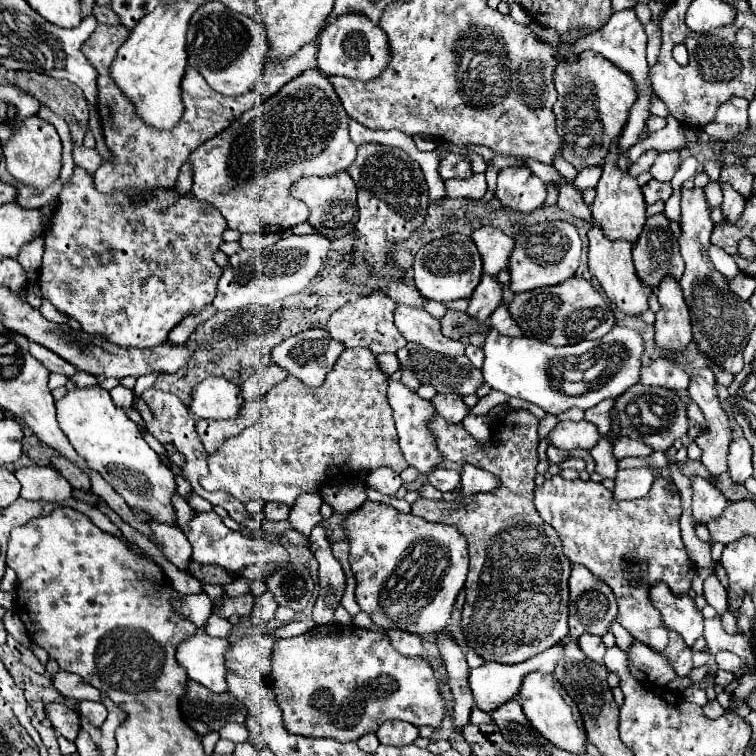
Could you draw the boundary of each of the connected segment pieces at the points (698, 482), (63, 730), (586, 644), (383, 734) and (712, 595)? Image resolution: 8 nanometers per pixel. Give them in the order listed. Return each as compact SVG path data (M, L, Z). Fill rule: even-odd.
M692 477L692 515L698 523L708 523L708 519L716 519L720 511L728 505L724 495L716 491L708 481L700 477Z
M50 703L46 713L48 713L48 719L52 721L52 727L62 737L66 737L68 741L76 739L76 735L80 731L80 715L74 709L70 709L62 703Z
M584 633L584 635L578 639L578 643L580 643L580 649L582 649L592 661L602 663L602 657L604 657L606 647L604 647L604 643L602 643L602 639L600 639L598 635Z
M386 721L378 727L376 737L380 739L382 745L404 747L404 745L414 743L414 739L418 737L418 727L406 721Z
M710 575L704 581L704 597L706 597L708 605L712 605L720 617L724 615L724 611L726 611L726 589L720 585L716 575Z

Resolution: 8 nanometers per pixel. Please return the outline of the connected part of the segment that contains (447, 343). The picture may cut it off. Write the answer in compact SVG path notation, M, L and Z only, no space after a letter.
M398 305L396 327L400 329L400 333L404 335L406 341L418 343L430 351L450 355L450 357L464 355L466 345L460 339L450 339L450 337L442 335L440 321L424 309Z

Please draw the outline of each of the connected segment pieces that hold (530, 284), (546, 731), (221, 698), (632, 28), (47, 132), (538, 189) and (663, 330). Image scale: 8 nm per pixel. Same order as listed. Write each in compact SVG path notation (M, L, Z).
M550 221L550 223L538 223L526 227L514 243L514 251L510 255L510 289L512 293L530 291L536 287L548 287L558 285L570 279L580 261L582 241L578 237L578 231L568 221Z
M532 673L524 679L524 687L520 689L520 705L538 733L548 739L552 745L556 745L562 751L584 755L586 753L586 727L582 723L582 715L576 707L576 703L566 695L566 689L558 683L558 679L552 673Z
M188 681L188 693L184 695L180 707L188 725L200 735L220 731L226 725L226 707L228 723L244 723L248 715L248 707L228 691L214 693L196 681Z
M624 9L624 11L616 11L608 23L596 31L596 35L588 35L588 39L584 39L584 43L576 43L576 51L582 53L586 49L592 49L600 55L604 55L606 59L610 59L616 67L620 67L622 71L626 71L634 81L636 81L636 91L640 91L640 87L644 87L644 79L648 75L648 63L646 63L646 33L644 33L644 25L640 23L640 19L636 17L634 9Z
M38 115L26 117L20 129L4 143L4 159L6 159L6 169L16 181L36 187L40 191L46 189L60 175L62 167L62 143L56 133L56 127L40 119Z
M506 167L498 171L496 197L504 207L530 213L546 199L546 185L528 167Z
M666 275L658 285L660 311L656 313L656 343L666 353L680 353L692 341L690 315L682 297L680 283Z

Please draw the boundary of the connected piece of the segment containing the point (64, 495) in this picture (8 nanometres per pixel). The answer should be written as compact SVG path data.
M22 467L16 473L16 479L22 485L20 497L30 501L66 501L72 497L72 485L58 475L52 467Z

